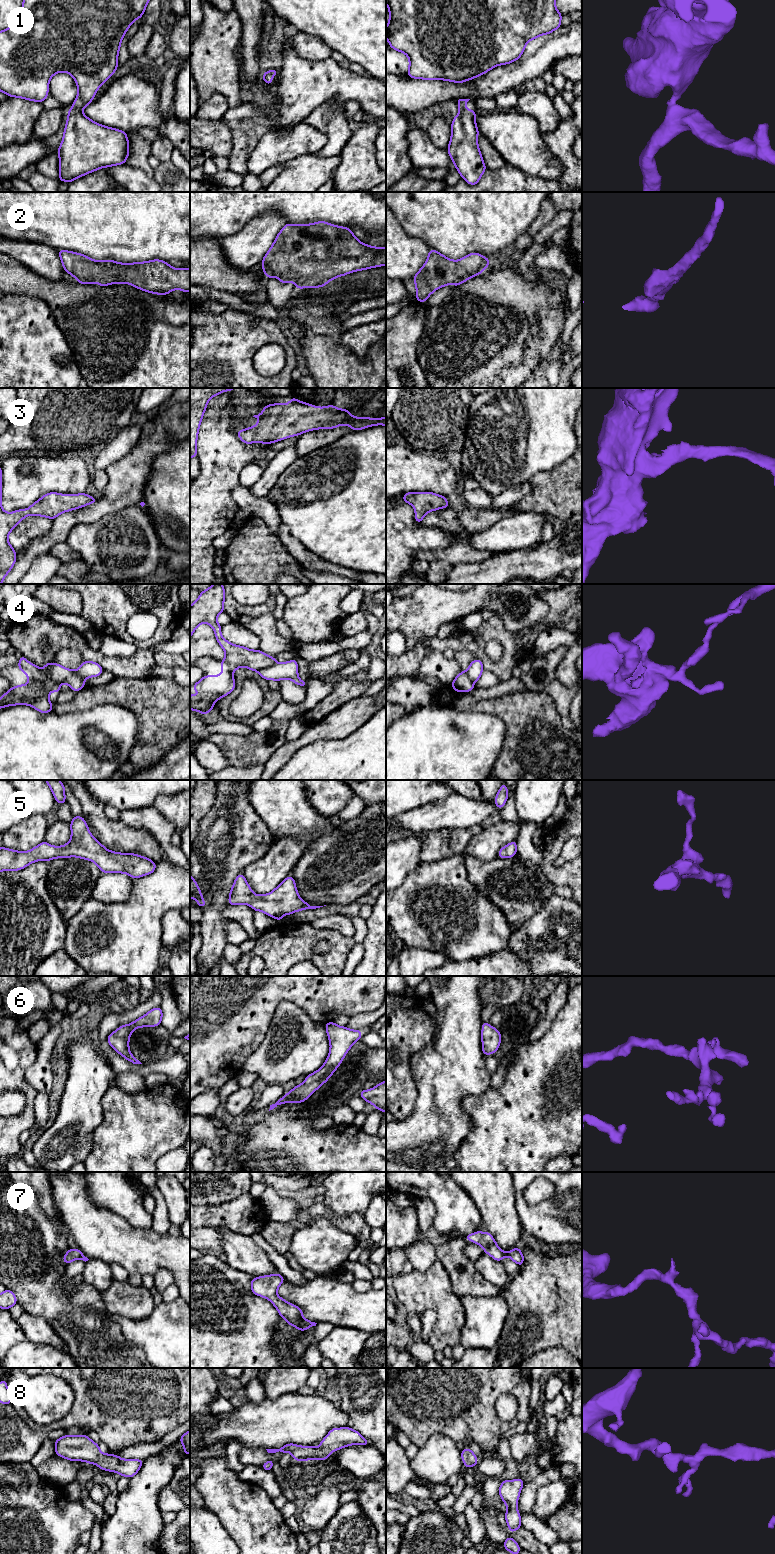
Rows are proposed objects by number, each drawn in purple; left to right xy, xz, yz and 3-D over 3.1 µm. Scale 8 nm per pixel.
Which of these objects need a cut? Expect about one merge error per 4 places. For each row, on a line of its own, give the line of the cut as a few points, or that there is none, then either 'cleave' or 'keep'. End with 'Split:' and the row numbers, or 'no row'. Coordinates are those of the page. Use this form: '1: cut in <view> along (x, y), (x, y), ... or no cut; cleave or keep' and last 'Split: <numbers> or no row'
1: no cut; keep
2: no cut; keep
3: no cut; keep
4: cut in xz along (276, 663), (257, 670); cleave
5: no cut; keep
6: no cut; keep
7: no cut; keep
8: no cut; keep
Split: 4

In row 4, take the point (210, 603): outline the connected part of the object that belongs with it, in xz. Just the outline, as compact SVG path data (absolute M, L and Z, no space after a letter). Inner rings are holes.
M213 584L202 591L198 599L190 606L190 638L200 624L207 623L213 628L217 642L225 652L225 658L220 664L223 673L216 676L204 675L200 681L192 685L202 697L190 695L190 710L198 711L203 715L214 708L217 700L234 690L236 684L233 672L236 669L246 667L252 671L258 671L276 664L275 657L264 654L261 650L234 645L222 637L217 616L224 611L224 599L223 585Z

